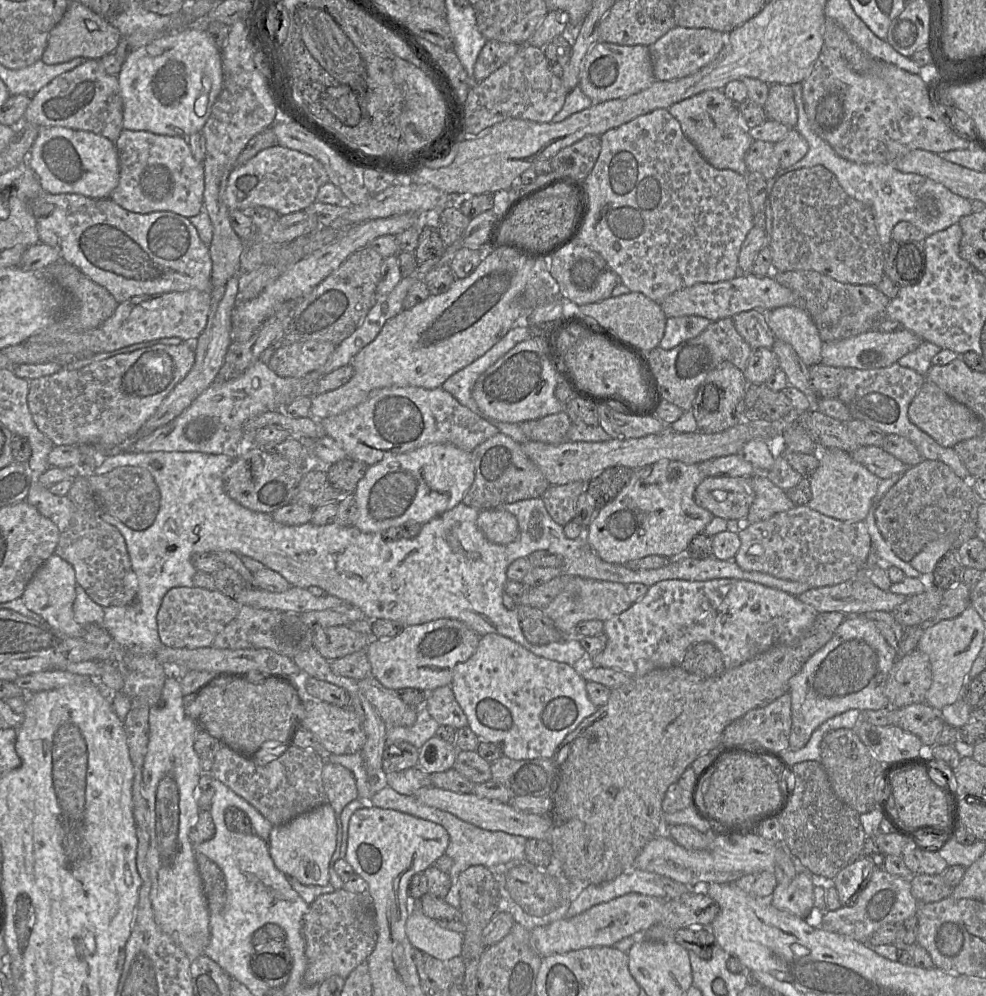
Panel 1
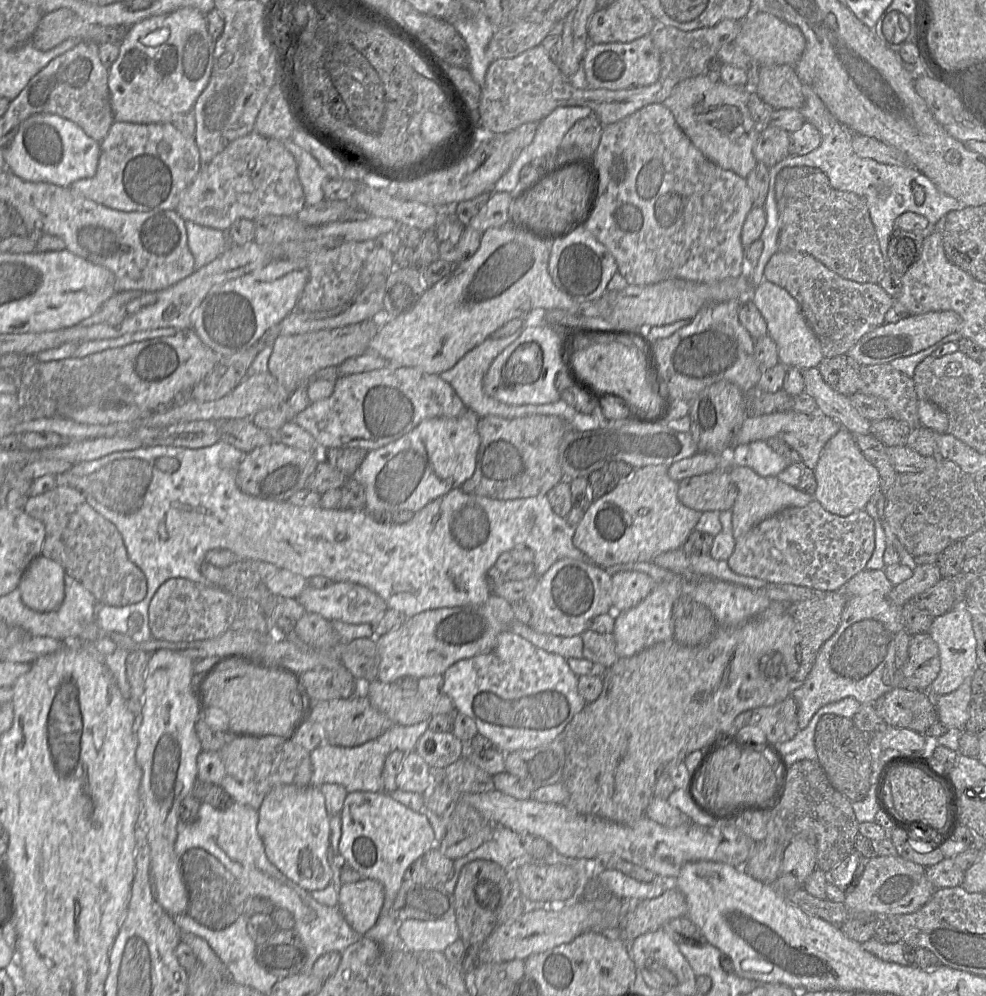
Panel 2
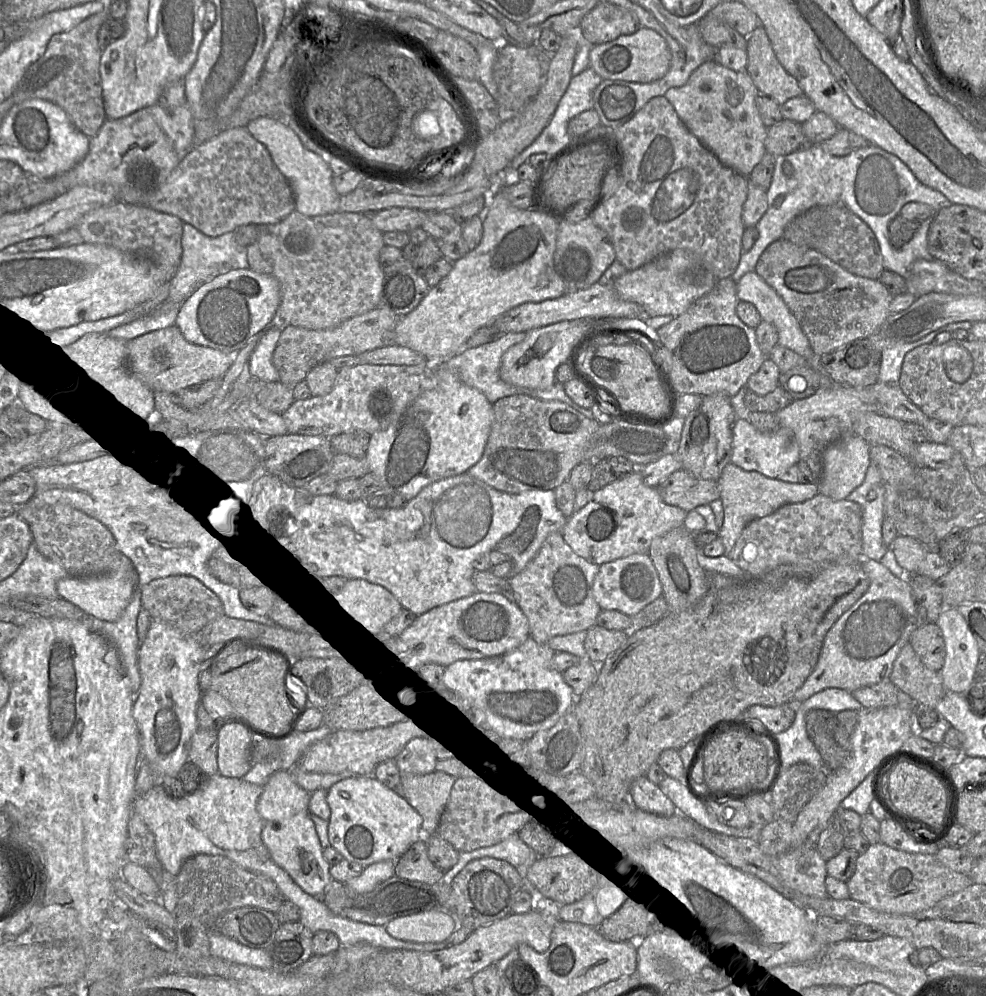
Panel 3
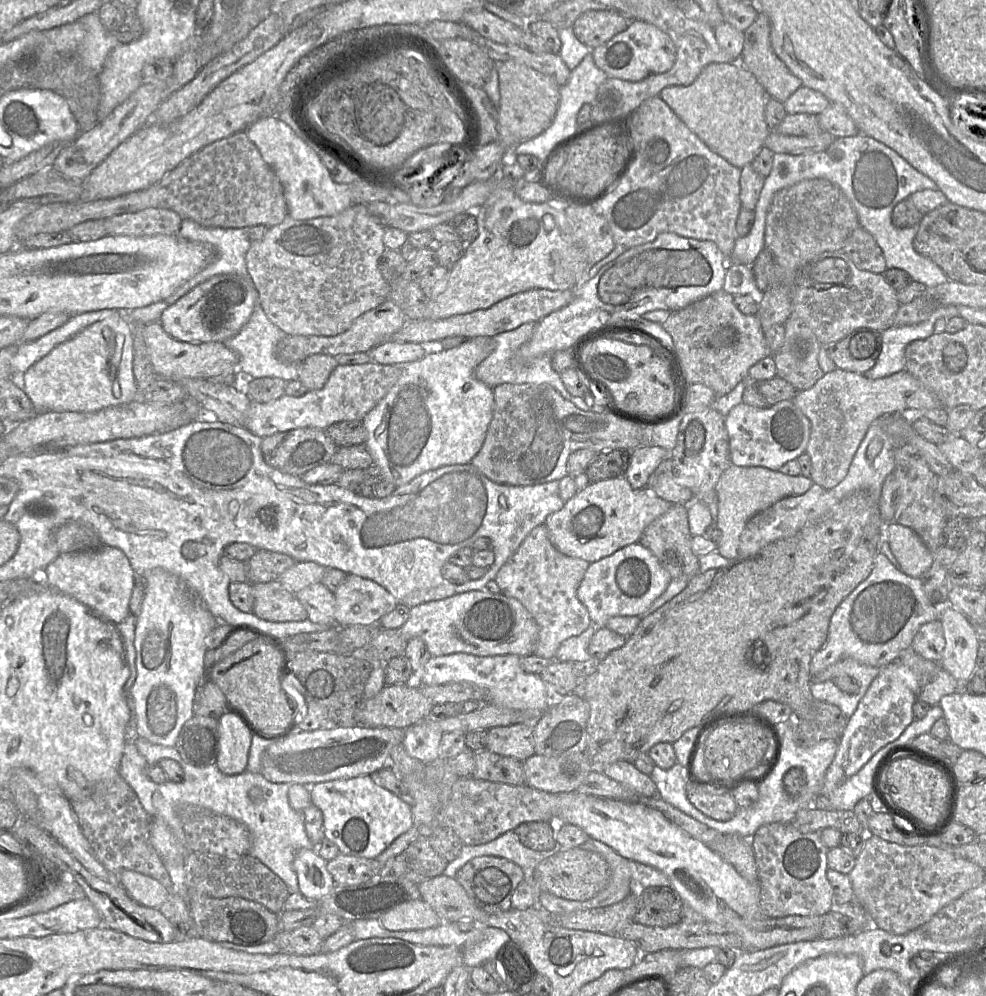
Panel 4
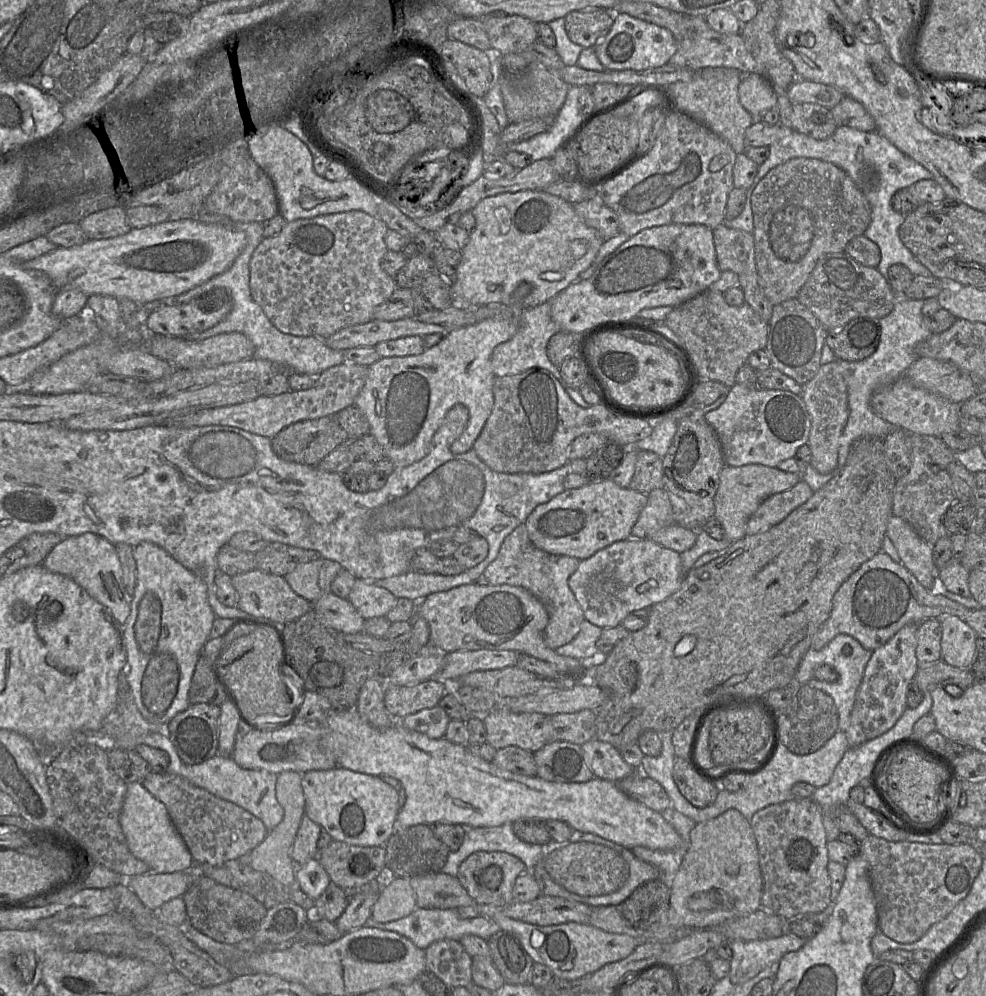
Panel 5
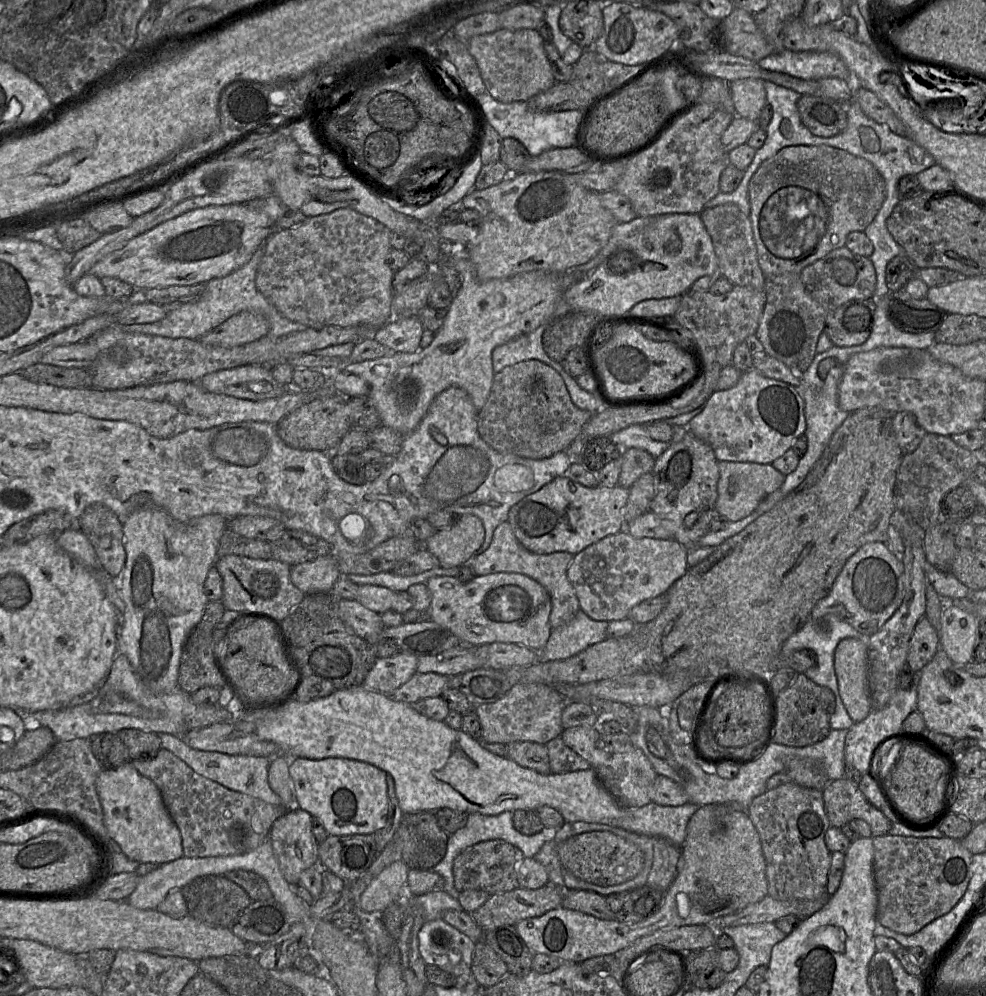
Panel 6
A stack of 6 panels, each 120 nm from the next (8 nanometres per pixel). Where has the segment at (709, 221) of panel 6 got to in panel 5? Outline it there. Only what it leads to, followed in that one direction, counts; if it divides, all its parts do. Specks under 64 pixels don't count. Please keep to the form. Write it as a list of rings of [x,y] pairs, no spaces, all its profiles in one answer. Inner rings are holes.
[[[722,223],[712,229],[716,260],[720,270],[732,271],[739,278],[739,287],[744,292],[745,302],[748,303],[758,316],[767,324],[769,323],[774,305],[764,294],[758,278],[755,260],[755,241],[753,233],[728,227]]]

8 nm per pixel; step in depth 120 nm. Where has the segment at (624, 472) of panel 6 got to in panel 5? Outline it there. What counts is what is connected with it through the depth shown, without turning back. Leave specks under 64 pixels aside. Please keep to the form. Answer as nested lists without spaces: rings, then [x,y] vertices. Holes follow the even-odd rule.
[[[648,450],[637,453],[635,472],[630,489],[648,494],[663,486],[663,458]]]

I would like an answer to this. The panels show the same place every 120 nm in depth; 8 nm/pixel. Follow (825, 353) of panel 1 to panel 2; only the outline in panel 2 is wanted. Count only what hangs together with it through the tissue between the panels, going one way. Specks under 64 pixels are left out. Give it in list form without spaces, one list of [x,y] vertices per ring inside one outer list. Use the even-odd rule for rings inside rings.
[[[952,310],[908,315],[898,322],[885,323],[867,333],[847,351],[846,355],[861,366],[888,364],[896,358],[910,356],[932,346],[943,337],[957,331],[960,325],[960,316]]]

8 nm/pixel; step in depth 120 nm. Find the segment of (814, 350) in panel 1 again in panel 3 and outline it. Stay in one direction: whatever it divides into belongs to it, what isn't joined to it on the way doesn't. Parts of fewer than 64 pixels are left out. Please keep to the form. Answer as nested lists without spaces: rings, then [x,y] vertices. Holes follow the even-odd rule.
[[[755,271],[748,272],[744,274],[738,282],[736,282],[736,289],[739,300],[752,303],[758,310],[761,319],[776,327],[778,331],[778,344],[791,349],[810,361],[814,352],[807,336],[802,331],[798,321],[791,313],[783,299],[764,281],[762,277],[760,277]]]

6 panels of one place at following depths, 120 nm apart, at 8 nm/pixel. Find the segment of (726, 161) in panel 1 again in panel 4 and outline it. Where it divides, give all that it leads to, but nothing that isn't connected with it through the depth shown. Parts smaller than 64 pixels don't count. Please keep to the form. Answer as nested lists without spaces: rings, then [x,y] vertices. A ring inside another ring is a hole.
[[[739,61],[711,63],[691,84],[665,87],[659,96],[712,151],[738,168],[751,164],[764,147],[770,132],[764,116],[770,96]]]

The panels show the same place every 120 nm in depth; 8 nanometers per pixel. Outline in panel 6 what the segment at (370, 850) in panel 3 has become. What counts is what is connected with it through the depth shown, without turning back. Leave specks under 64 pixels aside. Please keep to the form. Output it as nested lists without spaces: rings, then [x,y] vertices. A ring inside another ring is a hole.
[[[304,757],[287,758],[290,758],[289,774],[293,780],[299,808],[307,811],[312,817],[316,817],[328,835],[373,835],[385,825],[388,810],[385,771],[370,763],[348,758],[328,757],[318,760]]]

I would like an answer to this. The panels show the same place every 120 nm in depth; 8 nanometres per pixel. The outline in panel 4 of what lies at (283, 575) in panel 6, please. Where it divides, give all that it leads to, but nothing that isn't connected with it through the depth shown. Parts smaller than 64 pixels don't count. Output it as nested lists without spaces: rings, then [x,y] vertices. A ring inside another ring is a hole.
[[[279,580],[252,584],[253,613],[273,622],[303,621],[308,618],[305,607],[296,594],[284,587]]]

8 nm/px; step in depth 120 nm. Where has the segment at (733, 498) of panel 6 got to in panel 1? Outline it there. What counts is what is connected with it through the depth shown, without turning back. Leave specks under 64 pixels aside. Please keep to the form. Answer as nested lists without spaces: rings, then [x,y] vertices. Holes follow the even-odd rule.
[[[765,473],[751,476],[755,496],[744,522],[759,522],[795,507],[786,491],[776,486]]]

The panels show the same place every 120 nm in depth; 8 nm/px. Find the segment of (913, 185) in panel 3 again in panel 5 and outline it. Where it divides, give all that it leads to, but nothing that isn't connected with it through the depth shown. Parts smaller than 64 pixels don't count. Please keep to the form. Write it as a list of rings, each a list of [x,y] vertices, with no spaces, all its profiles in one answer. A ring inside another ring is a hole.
[[[787,91],[784,93],[777,94],[776,107],[780,115],[779,125],[790,128],[790,131],[783,138],[772,143],[769,146],[768,158],[758,166],[758,171],[755,176],[753,184],[745,191],[746,199],[745,199],[745,205],[743,207],[743,210],[737,217],[735,217],[734,219],[727,219],[724,221],[724,223],[728,227],[753,233],[754,220],[753,220],[753,213],[751,208],[751,194],[753,189],[757,185],[757,183],[766,175],[766,173],[772,168],[776,167],[777,165],[780,165],[792,158],[805,157],[805,158],[820,159],[826,162],[831,162],[836,166],[840,167],[841,169],[843,169],[853,180],[856,186],[862,191],[867,201],[869,202],[869,205],[871,207],[871,221],[863,235],[866,236],[871,241],[873,241],[874,243],[876,243],[880,249],[881,259],[879,265],[877,266],[877,270],[884,276],[884,278],[889,282],[888,270],[890,266],[894,264],[902,264],[906,266],[913,273],[914,276],[925,276],[925,277],[933,276],[932,273],[929,271],[929,269],[927,269],[924,265],[922,265],[922,263],[920,263],[914,257],[911,251],[908,248],[906,248],[906,246],[900,240],[898,230],[900,225],[903,223],[906,215],[903,215],[900,212],[894,210],[891,205],[891,199],[896,191],[902,188],[910,187],[919,180],[932,179],[933,178],[932,173],[929,170],[927,170],[925,167],[923,167],[921,164],[919,164],[918,162],[916,162],[915,160],[913,160],[912,158],[910,158],[909,156],[901,152],[887,138],[885,138],[877,131],[866,132],[848,126],[838,126],[837,130],[830,138],[826,140],[817,140],[793,130],[791,127],[789,127],[789,118],[792,112],[793,104],[790,102],[787,96]]]

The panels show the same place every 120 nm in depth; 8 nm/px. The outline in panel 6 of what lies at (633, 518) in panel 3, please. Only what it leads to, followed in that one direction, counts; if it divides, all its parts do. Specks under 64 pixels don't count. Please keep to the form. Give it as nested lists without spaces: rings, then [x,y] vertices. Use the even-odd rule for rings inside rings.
[[[563,475],[513,505],[507,522],[520,543],[533,553],[563,551],[576,555],[604,537],[623,531],[623,510],[628,497],[627,488],[585,487]]]

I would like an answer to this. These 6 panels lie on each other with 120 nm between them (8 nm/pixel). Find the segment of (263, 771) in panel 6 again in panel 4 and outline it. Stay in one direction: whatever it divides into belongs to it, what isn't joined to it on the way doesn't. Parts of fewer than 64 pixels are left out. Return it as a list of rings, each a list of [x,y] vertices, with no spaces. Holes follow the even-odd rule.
[[[134,719],[132,727],[128,730],[128,740],[120,762],[119,774],[136,793],[148,816],[162,819],[176,840],[186,848],[186,836],[177,814],[179,805],[205,808],[243,823],[252,837],[252,847],[248,855],[257,858],[277,874],[285,882],[290,893],[300,892],[293,866],[295,855],[302,848],[317,850],[317,845],[313,846],[306,834],[303,812],[294,810],[289,803],[290,783],[272,782],[264,778],[261,773],[252,773],[248,770],[237,775],[227,775],[222,773],[216,764],[204,767],[192,766],[182,759],[175,747],[153,744],[145,738],[138,737]],[[165,758],[175,760],[182,767],[184,771],[182,782],[168,780],[158,784],[149,778],[148,763],[155,765]]]

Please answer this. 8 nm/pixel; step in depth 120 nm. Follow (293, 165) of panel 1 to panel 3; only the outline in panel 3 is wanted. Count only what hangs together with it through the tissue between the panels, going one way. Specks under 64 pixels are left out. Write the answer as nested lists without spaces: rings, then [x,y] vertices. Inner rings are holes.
[[[233,127],[200,145],[194,145],[144,205],[174,215],[203,234],[216,237],[233,232],[241,225],[277,223],[295,210],[295,199],[289,182],[273,163],[267,148],[246,127]]]

